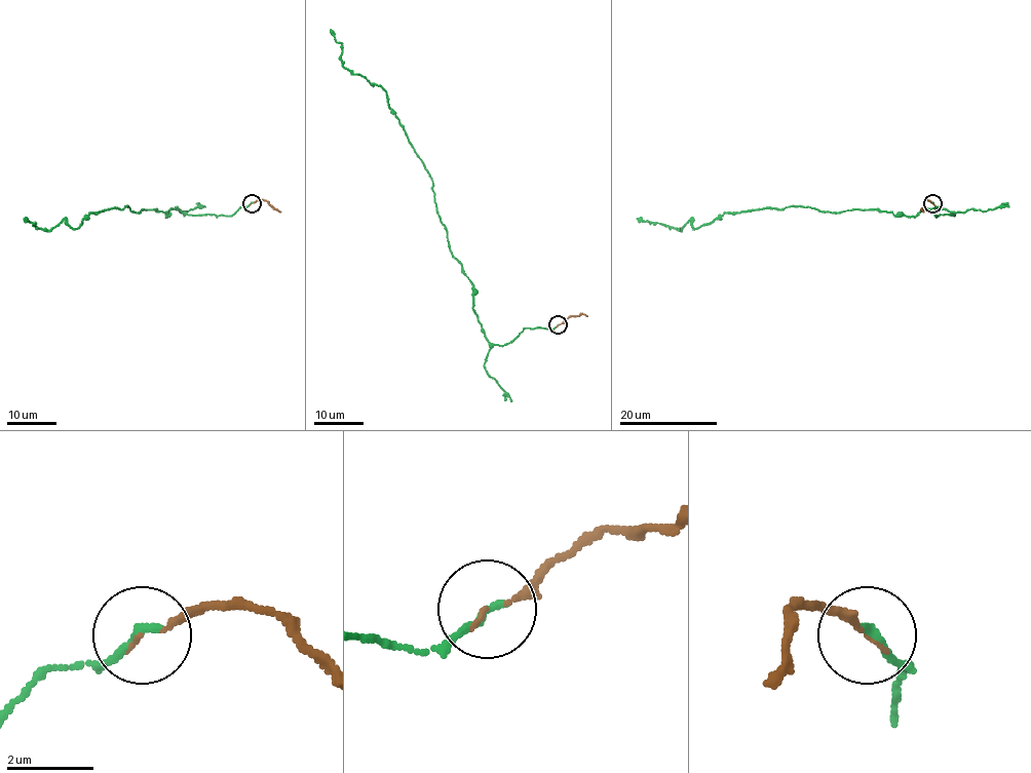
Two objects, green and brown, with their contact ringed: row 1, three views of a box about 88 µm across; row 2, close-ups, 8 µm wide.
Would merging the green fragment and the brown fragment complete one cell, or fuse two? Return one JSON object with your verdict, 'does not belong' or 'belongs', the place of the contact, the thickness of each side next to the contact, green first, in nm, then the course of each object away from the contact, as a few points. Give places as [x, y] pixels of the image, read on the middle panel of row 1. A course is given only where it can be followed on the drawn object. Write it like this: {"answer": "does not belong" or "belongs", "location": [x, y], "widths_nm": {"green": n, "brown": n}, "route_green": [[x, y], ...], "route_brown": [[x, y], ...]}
{"answer": "belongs", "location": [558, 324], "widths_nm": {"green": 200, "brown": 110}, "route_green": [[558, 325], [526, 327], [503, 345], [488, 340], [432, 178], [388, 95], [344, 66], [331, 29]], "route_brown": [[558, 325], [572, 316], [586, 316]]}

